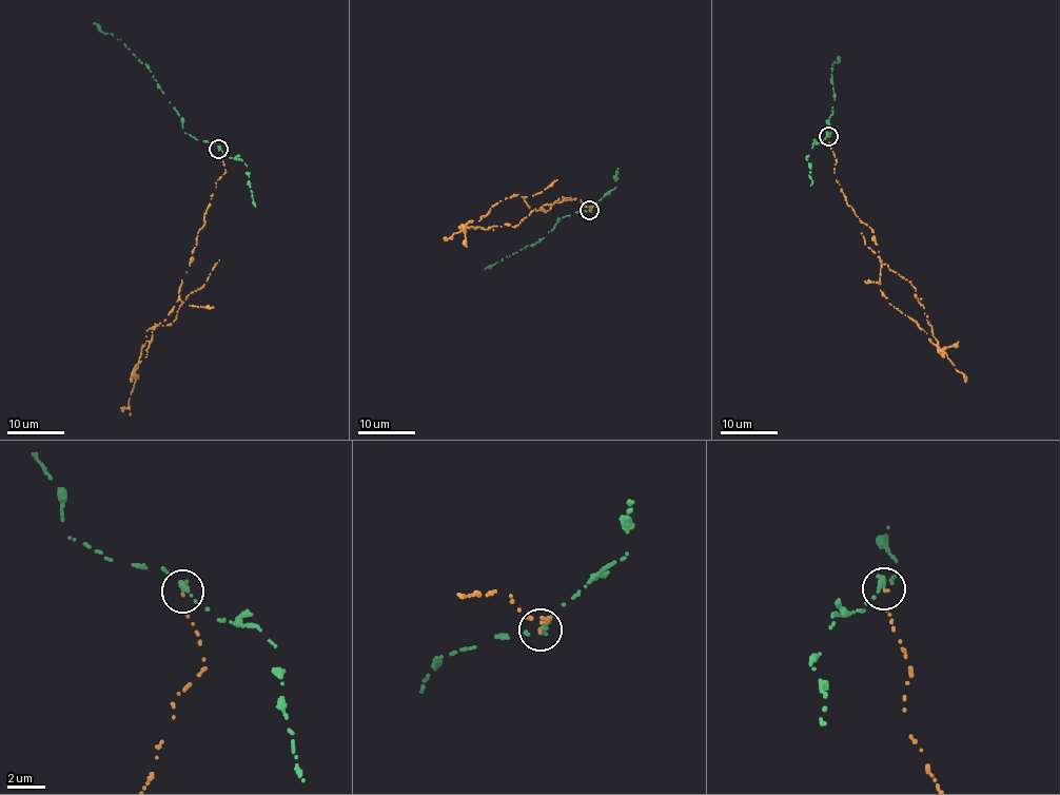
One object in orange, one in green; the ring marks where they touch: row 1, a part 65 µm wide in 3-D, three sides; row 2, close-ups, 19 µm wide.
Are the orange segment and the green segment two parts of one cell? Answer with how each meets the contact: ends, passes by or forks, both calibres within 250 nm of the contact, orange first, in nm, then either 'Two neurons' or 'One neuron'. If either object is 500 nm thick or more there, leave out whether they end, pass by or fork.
At the ring orange ends. At the ring green passes by. Thickness 90 nm (orange) against 220 nm. Two neurons

